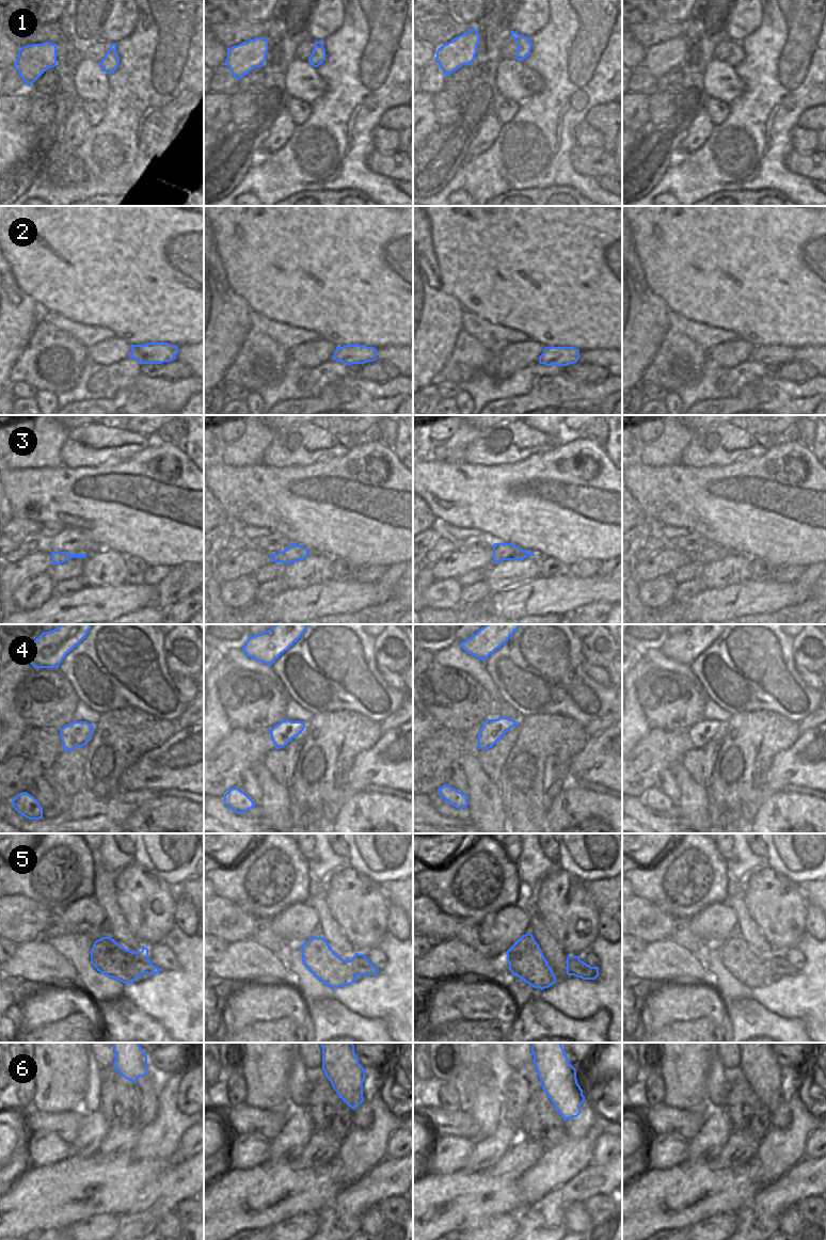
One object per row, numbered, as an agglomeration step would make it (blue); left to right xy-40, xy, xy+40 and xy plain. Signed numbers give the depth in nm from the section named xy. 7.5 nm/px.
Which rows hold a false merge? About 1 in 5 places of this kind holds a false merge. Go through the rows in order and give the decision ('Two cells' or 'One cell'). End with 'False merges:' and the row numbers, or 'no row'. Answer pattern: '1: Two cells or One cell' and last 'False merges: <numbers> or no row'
1: One cell
2: Two cells
3: One cell
4: One cell
5: One cell
6: One cell
False merges: 2

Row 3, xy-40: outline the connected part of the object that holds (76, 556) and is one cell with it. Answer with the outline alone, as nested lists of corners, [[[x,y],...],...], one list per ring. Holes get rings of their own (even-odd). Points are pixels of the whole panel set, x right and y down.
[[[51,552],[51,565],[61,565],[72,558],[84,558],[86,554],[69,554],[67,552]]]

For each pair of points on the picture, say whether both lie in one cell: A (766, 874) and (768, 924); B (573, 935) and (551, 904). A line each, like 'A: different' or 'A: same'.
A: same
B: same

